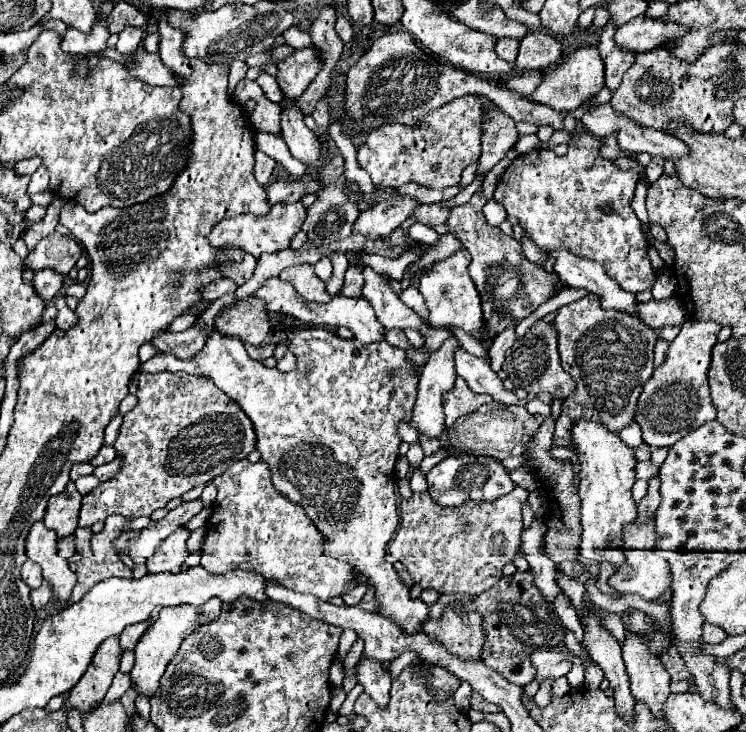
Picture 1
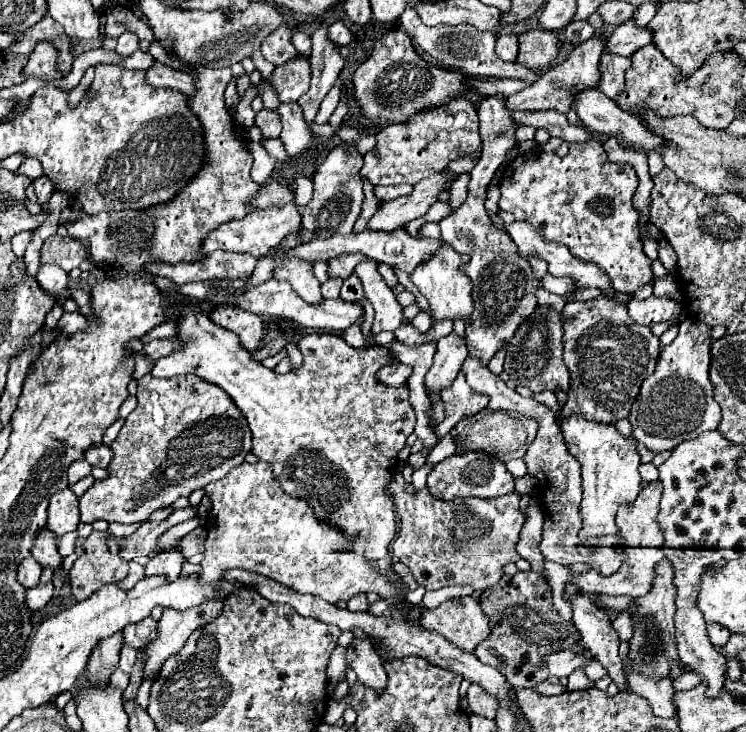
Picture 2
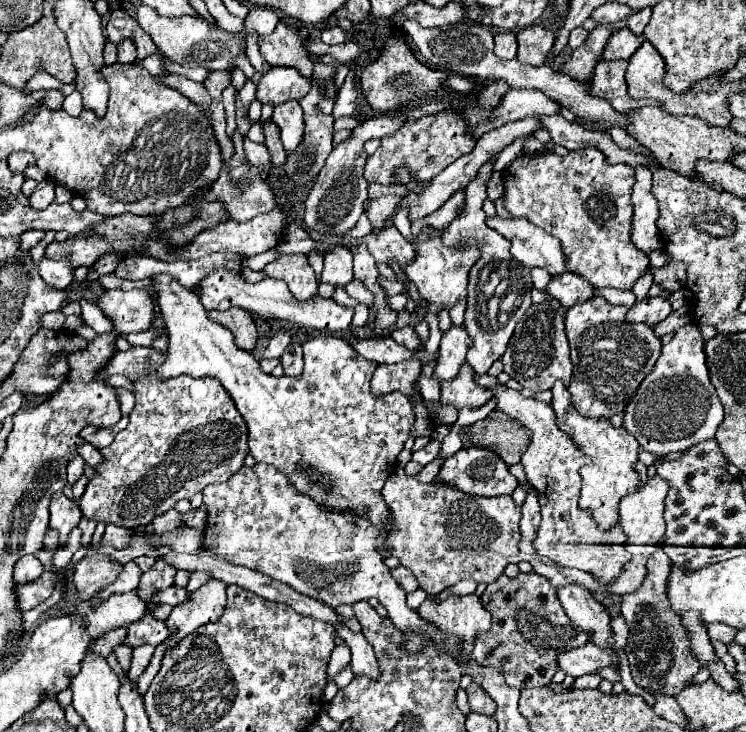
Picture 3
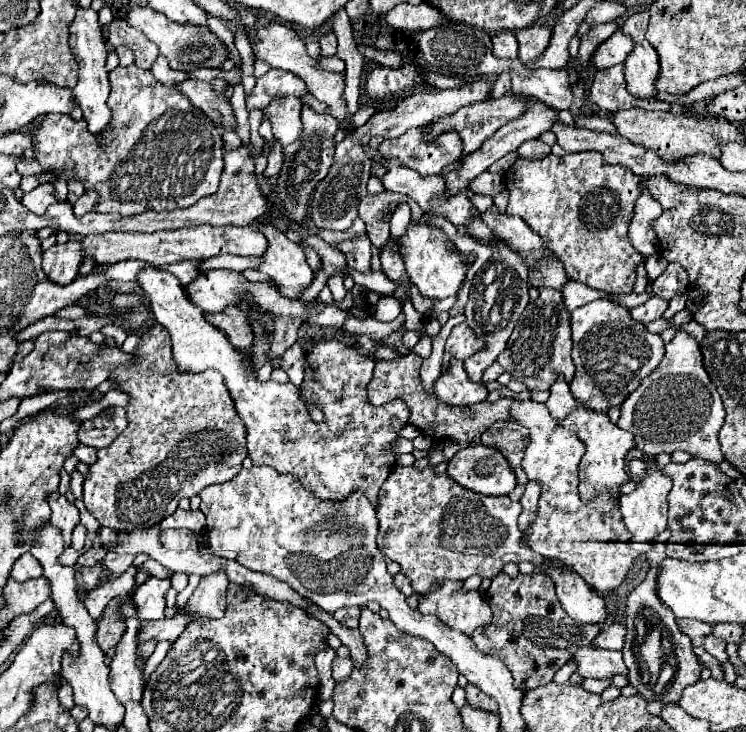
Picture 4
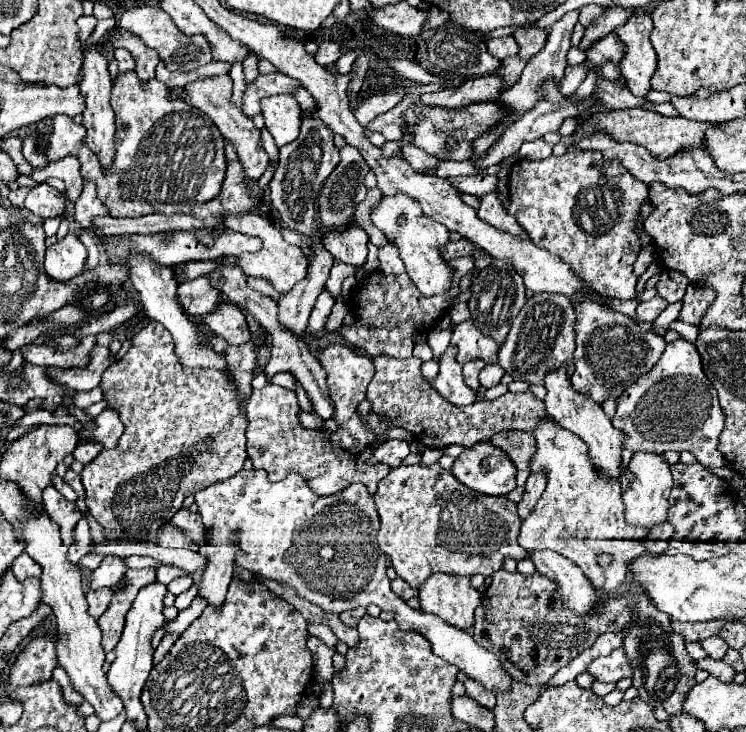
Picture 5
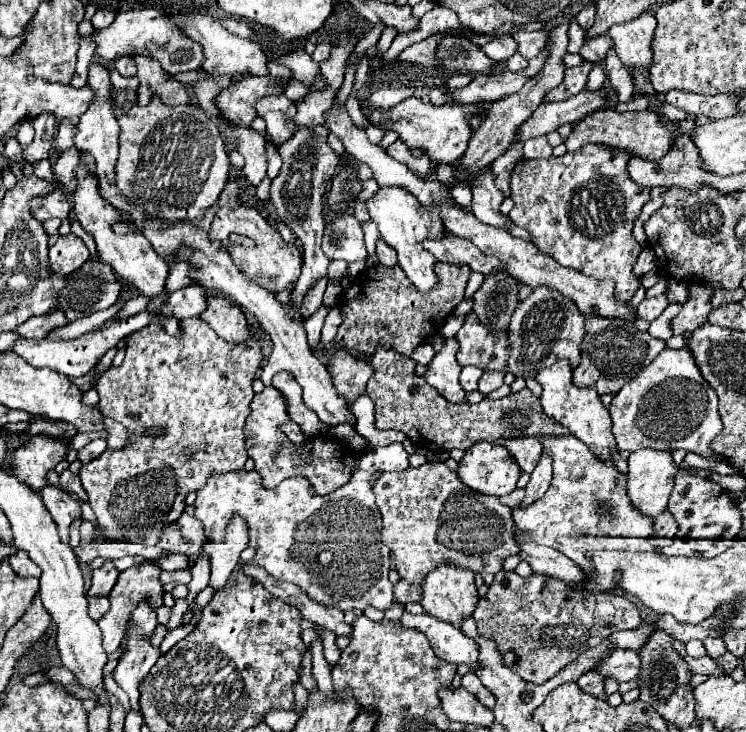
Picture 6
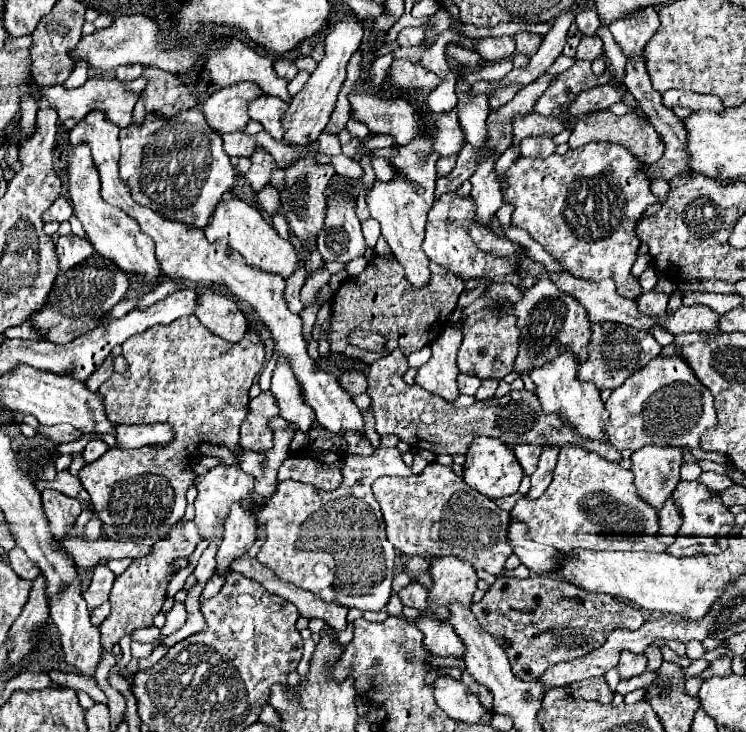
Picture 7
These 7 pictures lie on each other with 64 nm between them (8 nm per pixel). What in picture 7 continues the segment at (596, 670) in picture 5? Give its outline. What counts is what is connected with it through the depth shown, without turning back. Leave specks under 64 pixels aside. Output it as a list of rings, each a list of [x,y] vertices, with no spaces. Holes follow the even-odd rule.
[[[634,652],[620,654],[620,662],[618,662],[620,680],[628,680],[632,676],[638,676],[644,670],[646,670],[646,656],[644,654],[634,654]]]

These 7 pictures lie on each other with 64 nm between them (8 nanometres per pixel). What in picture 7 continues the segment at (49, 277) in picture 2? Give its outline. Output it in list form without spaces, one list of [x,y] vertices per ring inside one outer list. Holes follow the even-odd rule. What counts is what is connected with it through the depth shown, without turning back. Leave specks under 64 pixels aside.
[[[74,234],[60,236],[56,242],[56,256],[58,256],[60,270],[82,264],[92,252],[94,252],[92,244],[86,238],[78,238]]]

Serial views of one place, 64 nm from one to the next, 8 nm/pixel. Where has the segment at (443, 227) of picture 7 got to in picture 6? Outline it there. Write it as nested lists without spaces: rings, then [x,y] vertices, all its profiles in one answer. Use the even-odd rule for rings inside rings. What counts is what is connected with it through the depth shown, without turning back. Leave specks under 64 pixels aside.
[[[450,232],[442,240],[426,240],[424,248],[428,248],[438,262],[464,262],[474,272],[490,274],[492,270],[504,268],[504,264],[498,258],[490,258],[482,254],[470,240],[452,236]]]

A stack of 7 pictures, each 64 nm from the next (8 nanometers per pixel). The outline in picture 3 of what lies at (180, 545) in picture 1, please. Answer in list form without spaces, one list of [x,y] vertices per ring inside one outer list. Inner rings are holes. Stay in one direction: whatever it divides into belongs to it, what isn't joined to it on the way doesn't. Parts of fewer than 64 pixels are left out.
[[[156,558],[156,564],[142,574],[142,580],[140,580],[140,596],[144,600],[148,600],[148,604],[152,604],[152,594],[160,588],[166,588],[166,586],[172,586],[174,584],[174,576],[176,576],[176,568],[170,566],[164,558]]]

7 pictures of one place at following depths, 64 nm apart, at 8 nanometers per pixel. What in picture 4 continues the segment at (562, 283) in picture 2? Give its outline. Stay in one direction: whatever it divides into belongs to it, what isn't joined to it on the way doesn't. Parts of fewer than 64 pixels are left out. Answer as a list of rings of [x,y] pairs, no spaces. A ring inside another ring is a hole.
[[[568,280],[562,290],[560,290],[562,298],[564,298],[564,306],[568,306],[568,312],[572,312],[576,306],[582,306],[582,304],[588,304],[596,298],[608,298],[604,292],[598,292],[598,290],[592,290],[588,288],[586,284],[580,284],[578,280]]]

